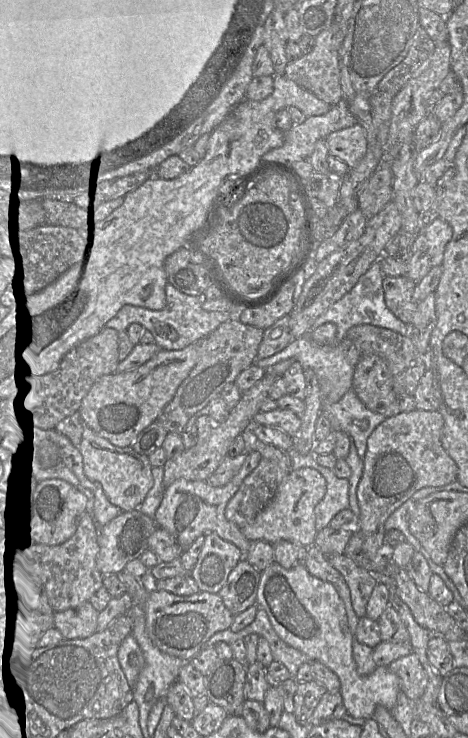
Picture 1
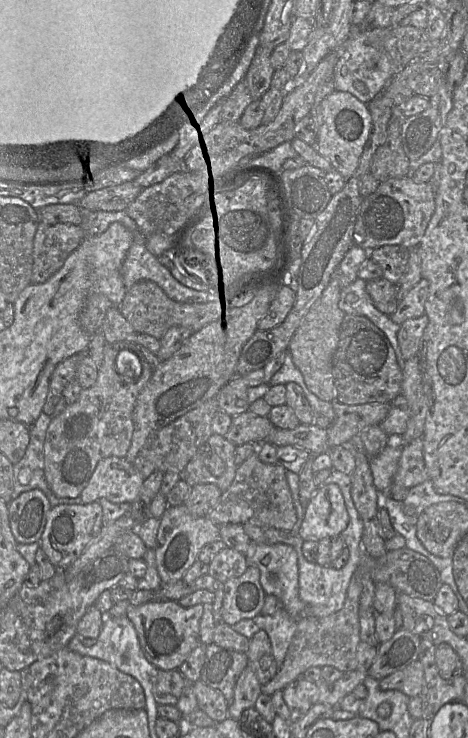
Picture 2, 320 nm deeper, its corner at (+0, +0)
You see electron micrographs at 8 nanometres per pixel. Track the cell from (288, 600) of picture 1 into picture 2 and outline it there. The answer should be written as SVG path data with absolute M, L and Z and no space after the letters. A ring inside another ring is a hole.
M252 542L245 556L248 566L256 566L259 569L260 583L266 595L276 596L292 618L299 620L310 617L309 607L299 597L298 557L293 546Z

